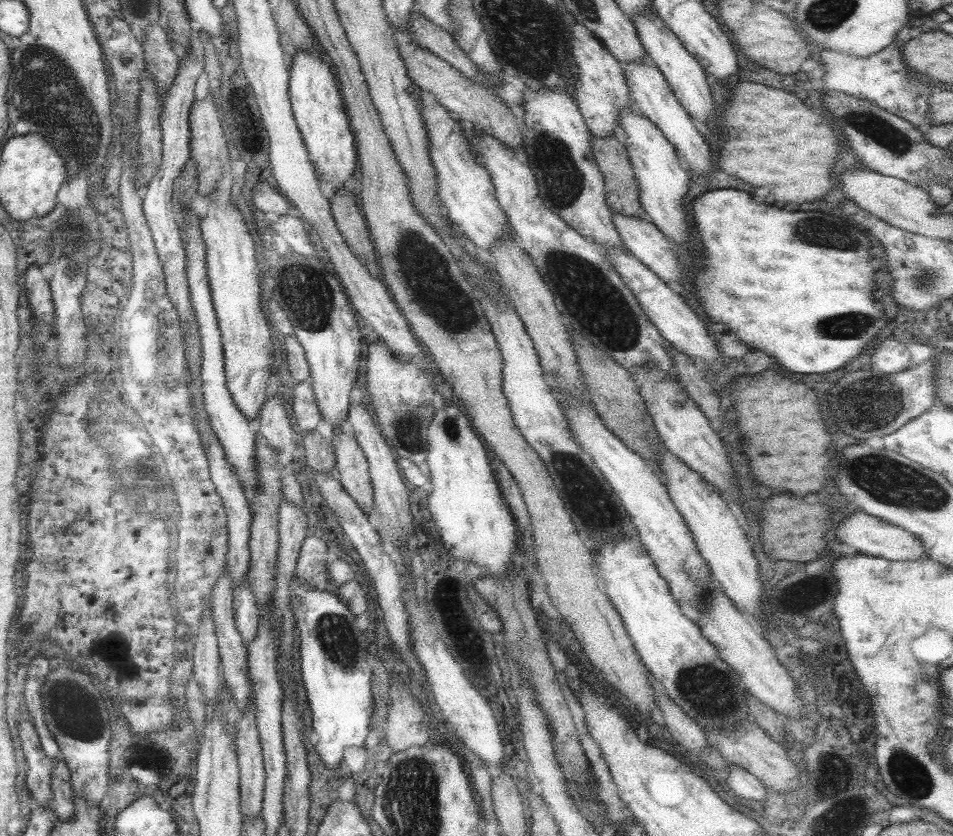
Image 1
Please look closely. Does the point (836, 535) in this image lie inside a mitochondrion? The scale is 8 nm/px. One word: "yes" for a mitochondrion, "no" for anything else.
no

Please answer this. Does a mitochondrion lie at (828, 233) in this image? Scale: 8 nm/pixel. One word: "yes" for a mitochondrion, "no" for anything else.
yes

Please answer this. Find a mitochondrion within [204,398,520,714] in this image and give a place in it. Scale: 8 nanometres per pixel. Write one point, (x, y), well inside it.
(333, 633)

